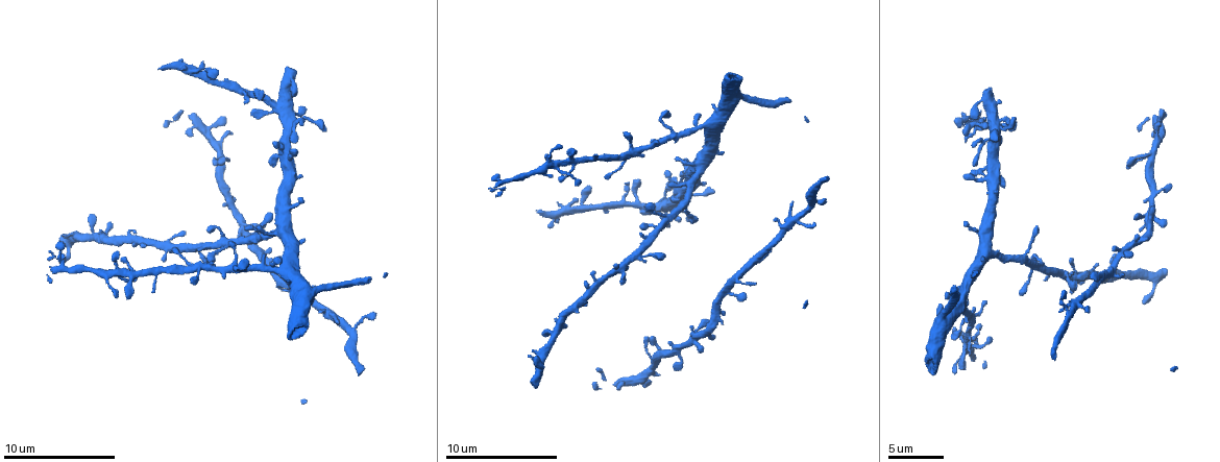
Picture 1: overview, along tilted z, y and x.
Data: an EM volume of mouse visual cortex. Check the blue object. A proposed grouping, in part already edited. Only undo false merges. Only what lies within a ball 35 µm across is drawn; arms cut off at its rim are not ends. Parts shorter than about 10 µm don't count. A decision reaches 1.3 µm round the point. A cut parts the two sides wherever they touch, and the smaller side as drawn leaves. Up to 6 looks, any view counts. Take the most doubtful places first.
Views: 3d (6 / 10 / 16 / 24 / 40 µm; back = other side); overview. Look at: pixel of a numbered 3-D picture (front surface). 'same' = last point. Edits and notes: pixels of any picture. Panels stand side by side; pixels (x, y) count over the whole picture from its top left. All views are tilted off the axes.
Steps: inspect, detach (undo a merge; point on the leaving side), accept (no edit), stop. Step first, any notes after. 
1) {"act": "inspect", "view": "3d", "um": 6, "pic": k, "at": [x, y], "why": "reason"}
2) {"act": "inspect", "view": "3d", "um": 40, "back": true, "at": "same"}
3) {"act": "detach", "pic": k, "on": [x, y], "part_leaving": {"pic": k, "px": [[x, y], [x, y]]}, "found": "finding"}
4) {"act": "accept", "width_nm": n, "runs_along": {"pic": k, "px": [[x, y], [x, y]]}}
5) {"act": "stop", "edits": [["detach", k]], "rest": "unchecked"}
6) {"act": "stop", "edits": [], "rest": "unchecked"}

{"act": "inspect", "view": "3d", "um": 10, "pic": 1, "at": [1119, 260], "why": "looks like a crossing"}

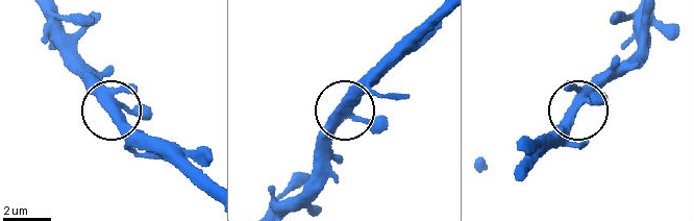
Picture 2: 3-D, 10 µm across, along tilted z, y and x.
{"act": "accept", "arms": 4, "found": "continuous, no second neuron"}

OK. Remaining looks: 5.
{"act": "inspect", "view": "3d", "um": 6, "pic": 1, "at": [1077, 308], "why": "four arms meet"}

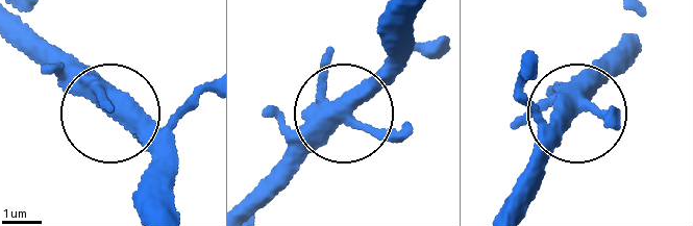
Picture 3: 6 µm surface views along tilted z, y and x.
{"act": "inspect", "view": "3d", "um": 6, "back": true, "pic": 3, "at": [574, 109], "why": "other side"}

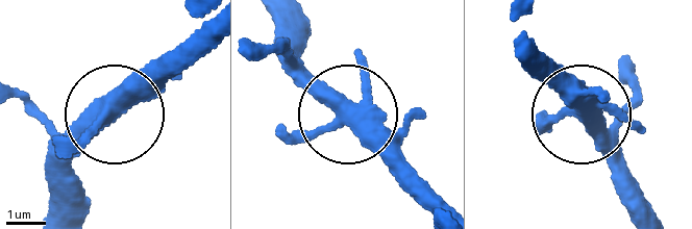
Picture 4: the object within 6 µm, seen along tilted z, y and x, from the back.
{"act": "accept", "found": "one neuron here"}

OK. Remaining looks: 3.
{"act": "inspect", "view": "3d", "um": 10, "pic": 1, "at": [643, 257], "why": "arms part here"}

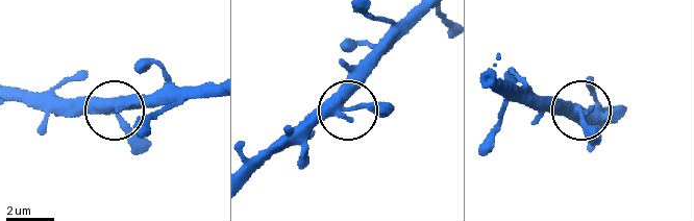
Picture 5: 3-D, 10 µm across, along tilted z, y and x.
{"act": "accept", "width_nm": 330, "runs_along": {"pic": 5, "px": [[386, 39], [383, 53], [356, 92], [301, 138]]}, "found": "one neuron here"}

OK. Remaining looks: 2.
{"act": "stop", "edits": [], "rest": "unchecked"}

